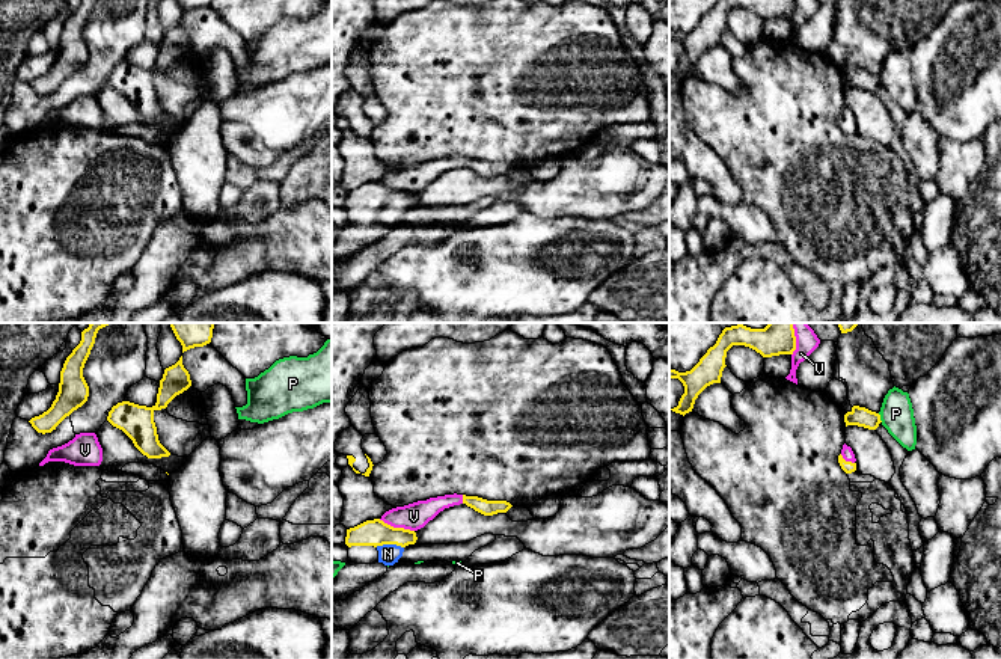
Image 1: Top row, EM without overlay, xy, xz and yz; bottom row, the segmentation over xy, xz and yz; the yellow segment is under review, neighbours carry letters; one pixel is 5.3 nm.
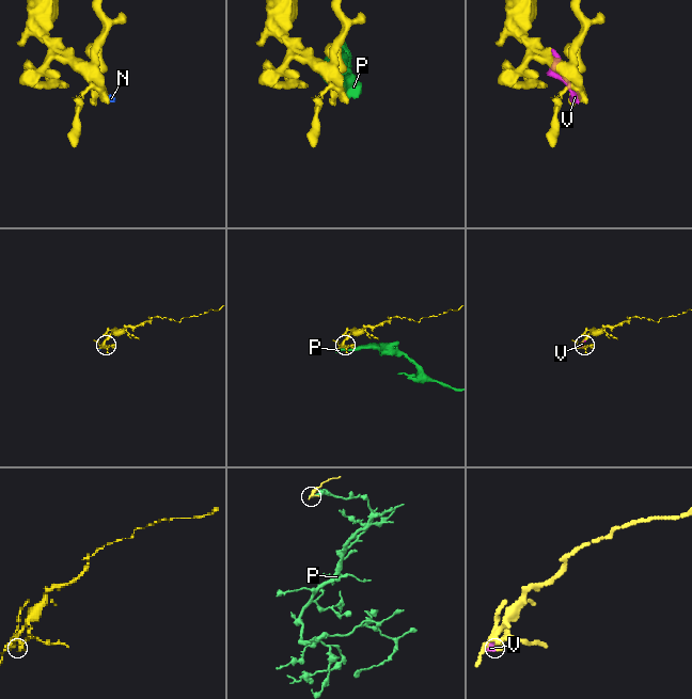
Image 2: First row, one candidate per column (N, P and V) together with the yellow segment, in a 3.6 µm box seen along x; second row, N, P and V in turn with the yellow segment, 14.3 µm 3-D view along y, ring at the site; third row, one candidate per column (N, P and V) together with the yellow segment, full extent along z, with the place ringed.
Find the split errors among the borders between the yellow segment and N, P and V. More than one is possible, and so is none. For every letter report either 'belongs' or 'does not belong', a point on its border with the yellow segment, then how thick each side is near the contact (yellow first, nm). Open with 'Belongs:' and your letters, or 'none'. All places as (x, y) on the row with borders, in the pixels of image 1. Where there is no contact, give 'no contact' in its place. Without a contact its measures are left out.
Belongs: N, V
N: belongs; meets yellow in xz at (389, 543); 140 nm thick on the yellow side, 110 nm on the other
P: does not belong; meets yellow in yz at (879, 418); 110 nm thick on the yellow side, 180 nm on the other
V: belongs; meets yellow in xz at (397, 528); 140 nm thick on the yellow side, 140 nm on the other

